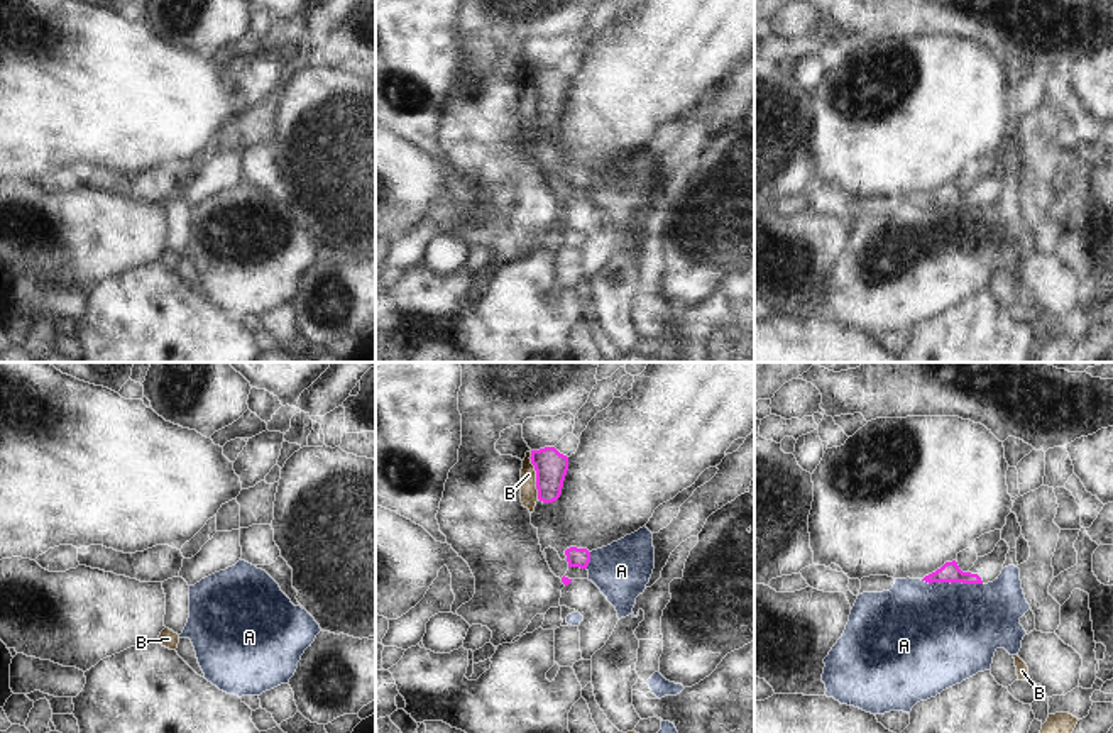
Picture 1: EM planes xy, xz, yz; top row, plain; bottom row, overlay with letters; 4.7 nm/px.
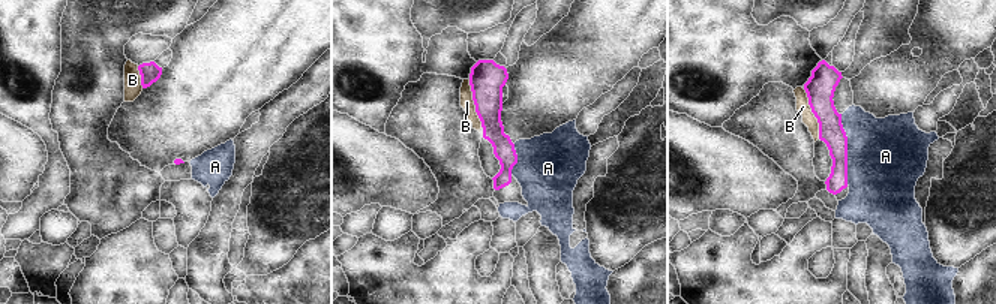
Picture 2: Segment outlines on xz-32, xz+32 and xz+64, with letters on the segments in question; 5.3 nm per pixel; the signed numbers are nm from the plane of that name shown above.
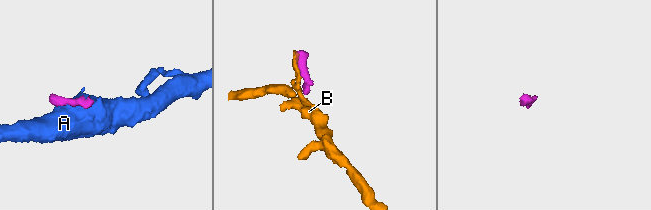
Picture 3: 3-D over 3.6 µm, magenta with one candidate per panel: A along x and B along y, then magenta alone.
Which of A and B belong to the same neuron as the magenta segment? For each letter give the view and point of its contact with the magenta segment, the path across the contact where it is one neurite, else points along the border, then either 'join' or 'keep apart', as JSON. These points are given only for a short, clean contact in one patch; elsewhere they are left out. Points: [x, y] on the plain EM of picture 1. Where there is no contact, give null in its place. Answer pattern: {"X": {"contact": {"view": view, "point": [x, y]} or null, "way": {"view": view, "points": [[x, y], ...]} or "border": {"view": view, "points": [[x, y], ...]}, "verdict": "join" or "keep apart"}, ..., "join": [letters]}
{"A": {"contact": {"view": "yz", "point": [951, 203]}, "border": {"view": "yz", "points": [[921, 200], [929, 203], [981, 205]]}, "verdict": "keep apart"}, "B": {"contact": {"view": "xz", "point": [537, 97]}, "border": {"view": "xz", "points": [[530, 73], [538, 119]]}, "verdict": "keep apart"}, "join": []}

